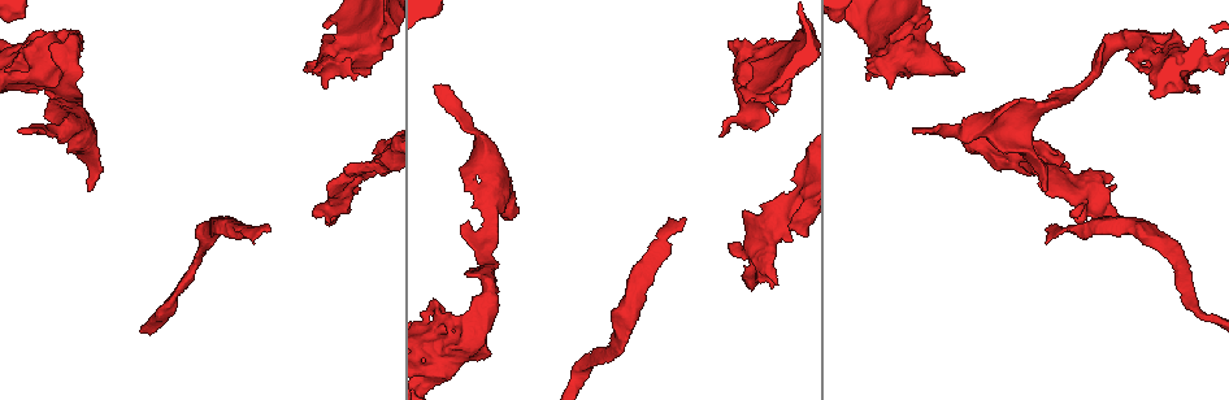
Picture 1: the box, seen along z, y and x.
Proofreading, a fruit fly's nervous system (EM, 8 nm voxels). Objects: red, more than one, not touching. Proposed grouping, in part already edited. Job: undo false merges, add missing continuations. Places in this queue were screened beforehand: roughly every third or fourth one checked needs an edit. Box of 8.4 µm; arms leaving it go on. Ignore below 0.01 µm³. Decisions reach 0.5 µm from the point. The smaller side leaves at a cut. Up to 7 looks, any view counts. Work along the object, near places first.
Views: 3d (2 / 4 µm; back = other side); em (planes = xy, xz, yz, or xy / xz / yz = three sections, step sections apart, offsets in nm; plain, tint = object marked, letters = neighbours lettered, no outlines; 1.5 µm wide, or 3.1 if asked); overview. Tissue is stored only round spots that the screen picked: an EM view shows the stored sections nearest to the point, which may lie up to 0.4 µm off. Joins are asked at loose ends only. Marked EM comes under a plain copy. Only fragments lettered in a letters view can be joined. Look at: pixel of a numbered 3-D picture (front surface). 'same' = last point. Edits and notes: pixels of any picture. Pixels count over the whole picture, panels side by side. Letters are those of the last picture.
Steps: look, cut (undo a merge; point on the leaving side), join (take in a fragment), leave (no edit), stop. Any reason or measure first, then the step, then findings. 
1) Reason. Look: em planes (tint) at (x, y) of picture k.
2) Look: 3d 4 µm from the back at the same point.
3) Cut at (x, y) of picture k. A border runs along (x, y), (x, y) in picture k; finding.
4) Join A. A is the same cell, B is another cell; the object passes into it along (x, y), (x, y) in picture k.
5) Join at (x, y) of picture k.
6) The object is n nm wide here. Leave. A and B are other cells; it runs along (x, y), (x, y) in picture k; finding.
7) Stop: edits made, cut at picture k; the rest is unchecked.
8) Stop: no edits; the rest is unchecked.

Abrupt turn. Look: 3d 4 µm at (1109, 210) of picture 1.

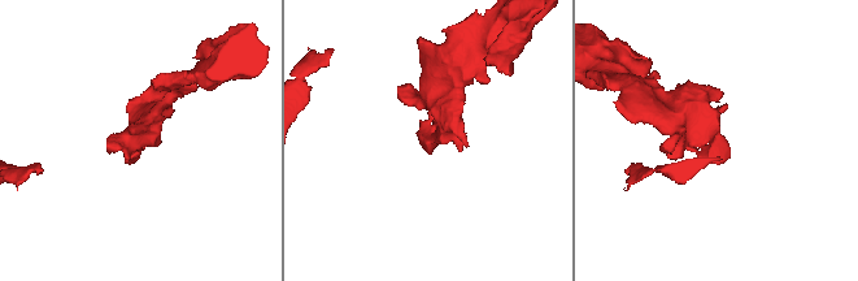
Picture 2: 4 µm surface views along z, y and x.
Look: em planes (letters) at (432, 143) of picture 2.

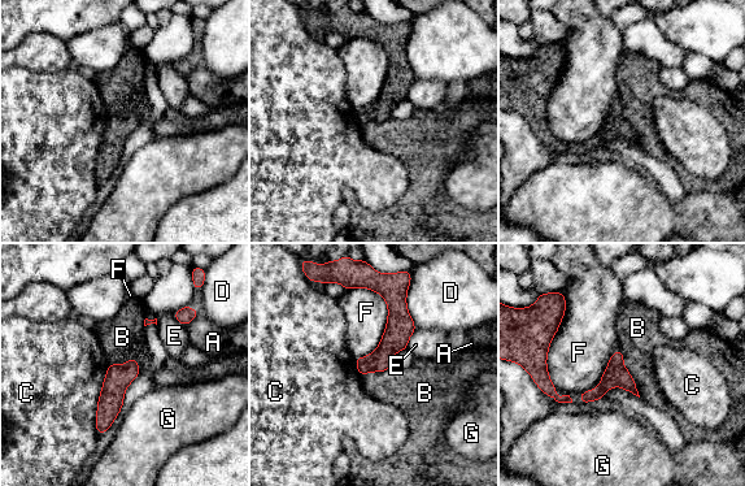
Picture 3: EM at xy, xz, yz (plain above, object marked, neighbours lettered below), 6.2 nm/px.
The object is 140 nm wide here. Leave. A, B, C, D, E, F and G are other cells; it runs along (380, 289), (396, 337), (362, 370) in picture 3; one neuron here.

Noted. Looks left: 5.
Thin end. Look: em planes (letters) at (33, 132) of picture 1.

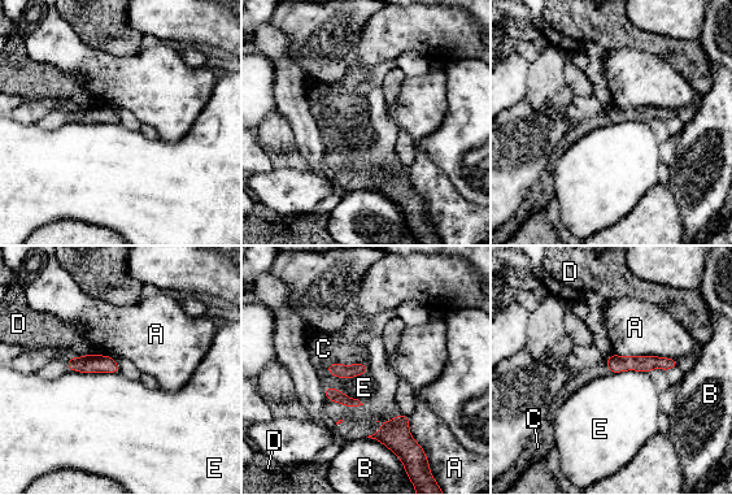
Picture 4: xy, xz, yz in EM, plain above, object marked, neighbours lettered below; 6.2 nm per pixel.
Join C. C is the same cell, A, B, D and E are other cells; the object passes into it along (339, 370), (345, 365), (323, 348) in picture 4; the neuron continues.

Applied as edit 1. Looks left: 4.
Look: overview.

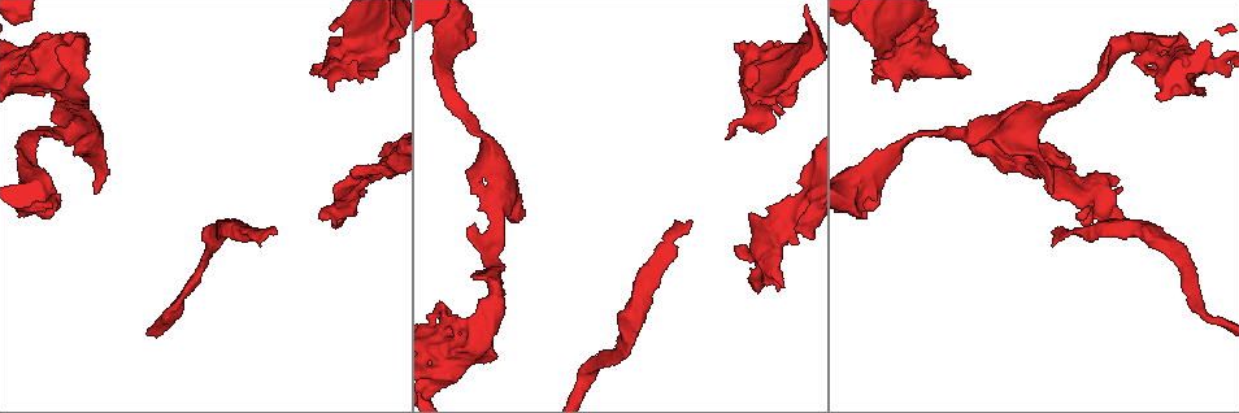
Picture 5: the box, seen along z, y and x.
Look: em yz step 8 (letters) at (1050, 193) of picture 5.

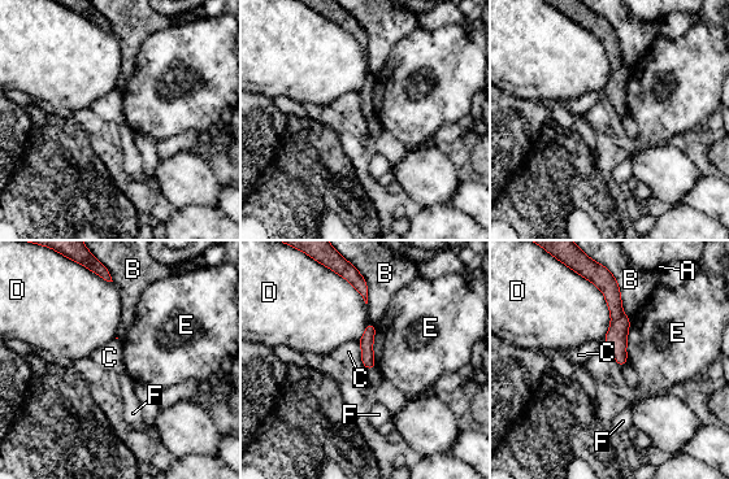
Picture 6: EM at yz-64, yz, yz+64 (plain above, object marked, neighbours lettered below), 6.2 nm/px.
Leave. A, B, C, D, E and F are other cells; it runs along (613, 287), (621, 361) in picture 6; none of them fits.

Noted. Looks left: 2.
Stop: edits made, join at picture 4; the rest is unchecked.

